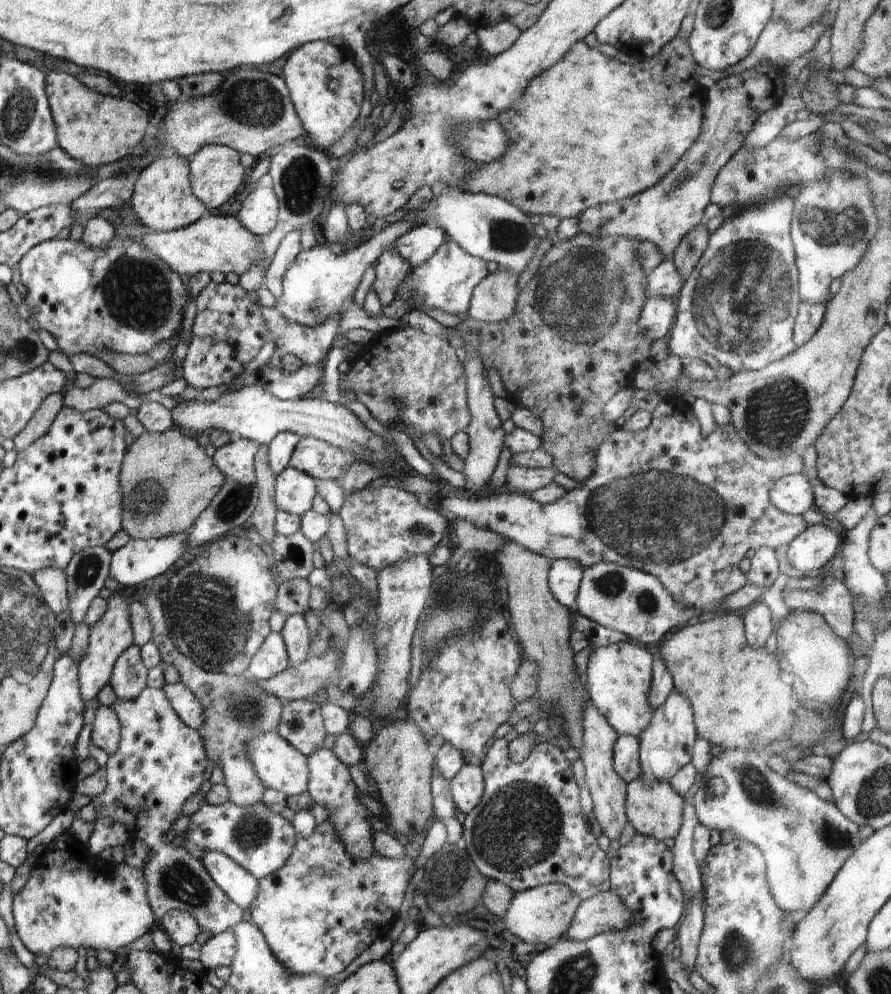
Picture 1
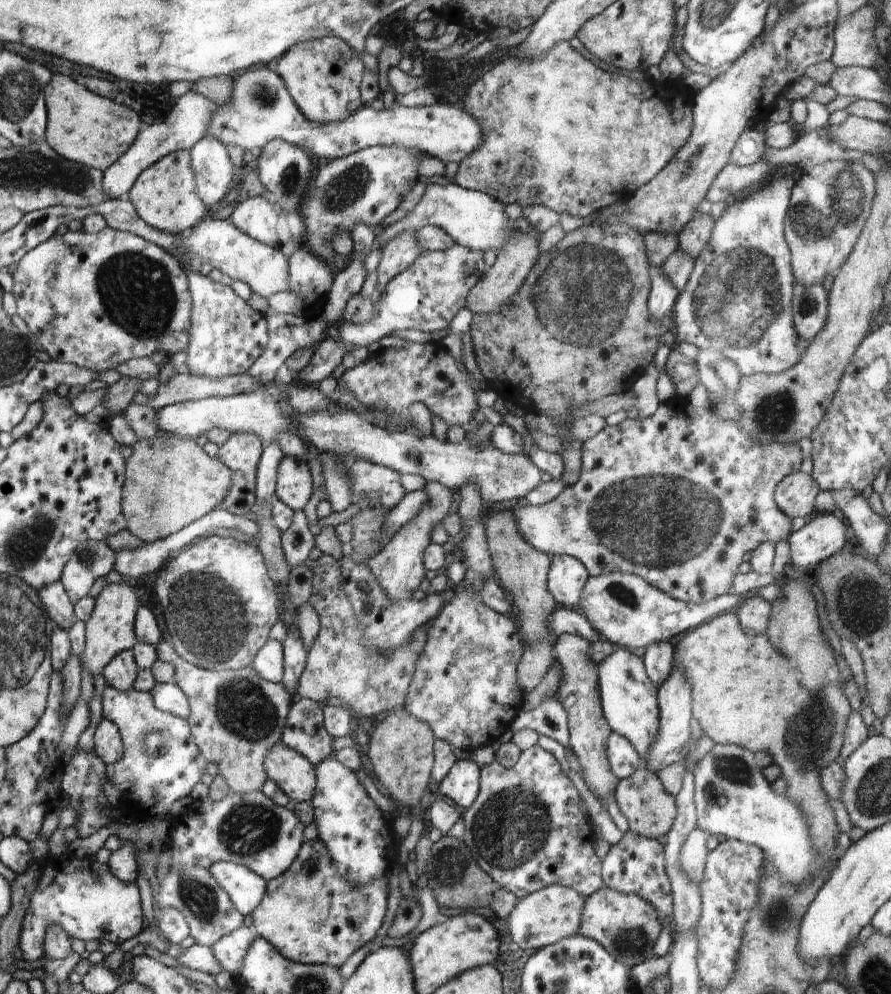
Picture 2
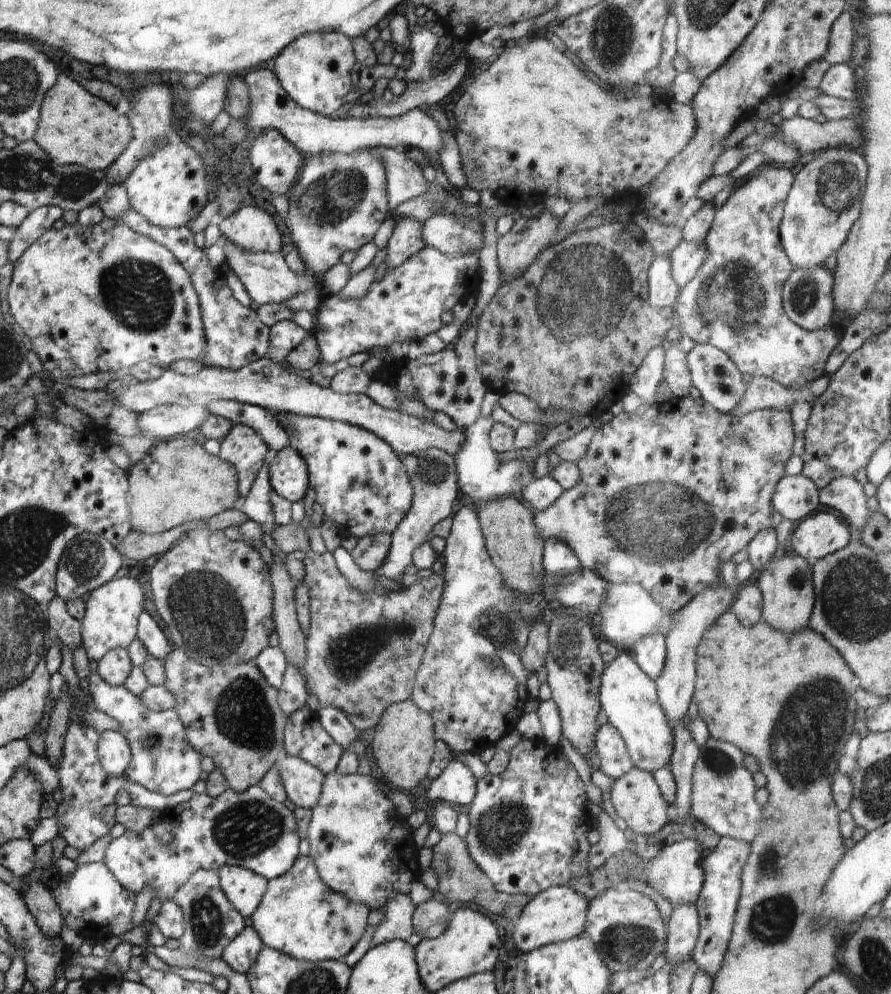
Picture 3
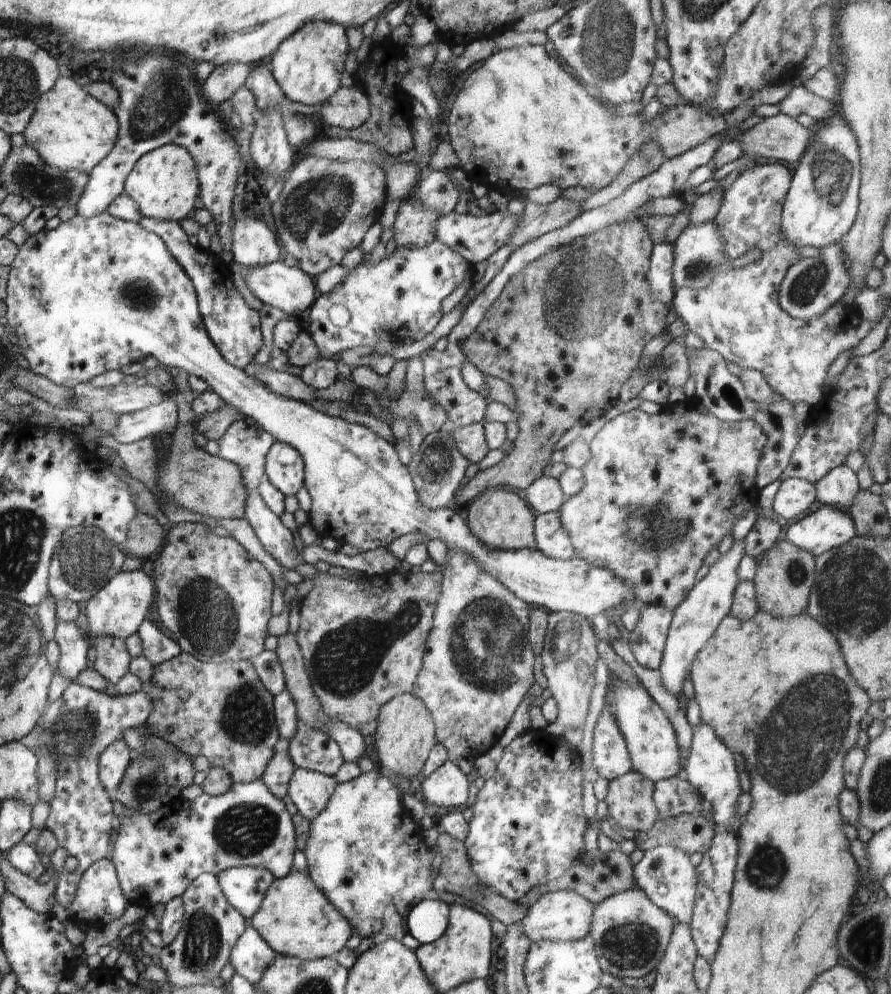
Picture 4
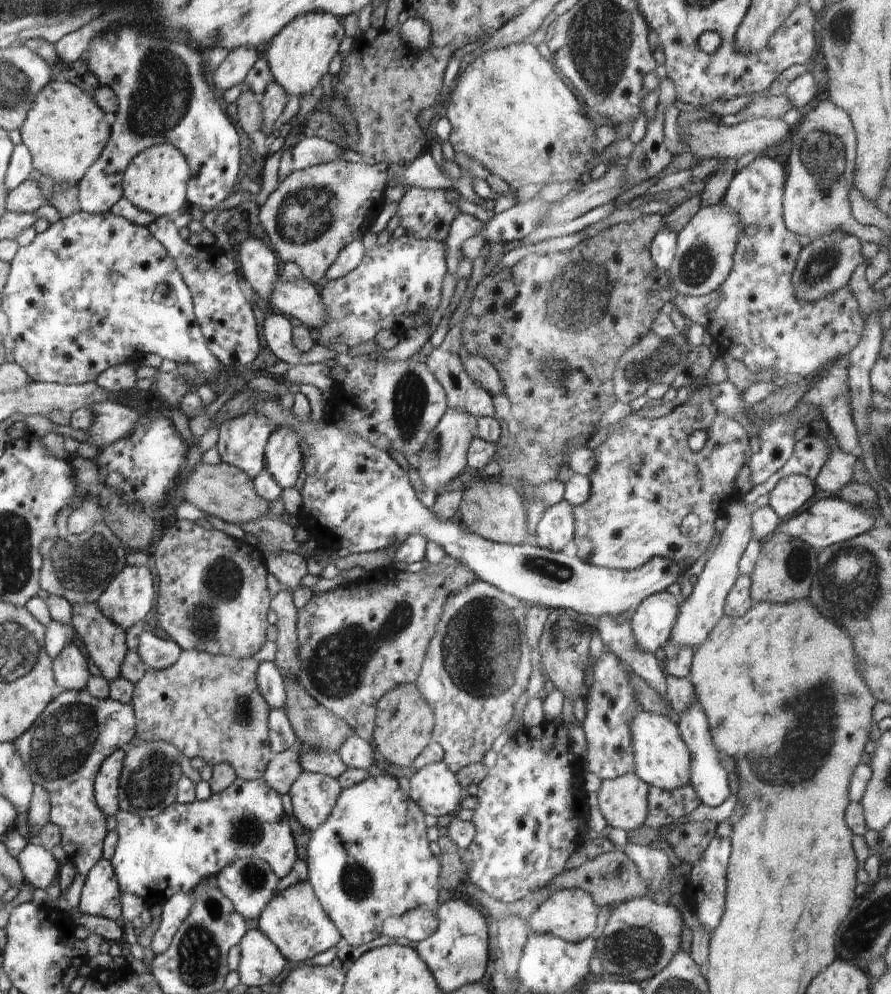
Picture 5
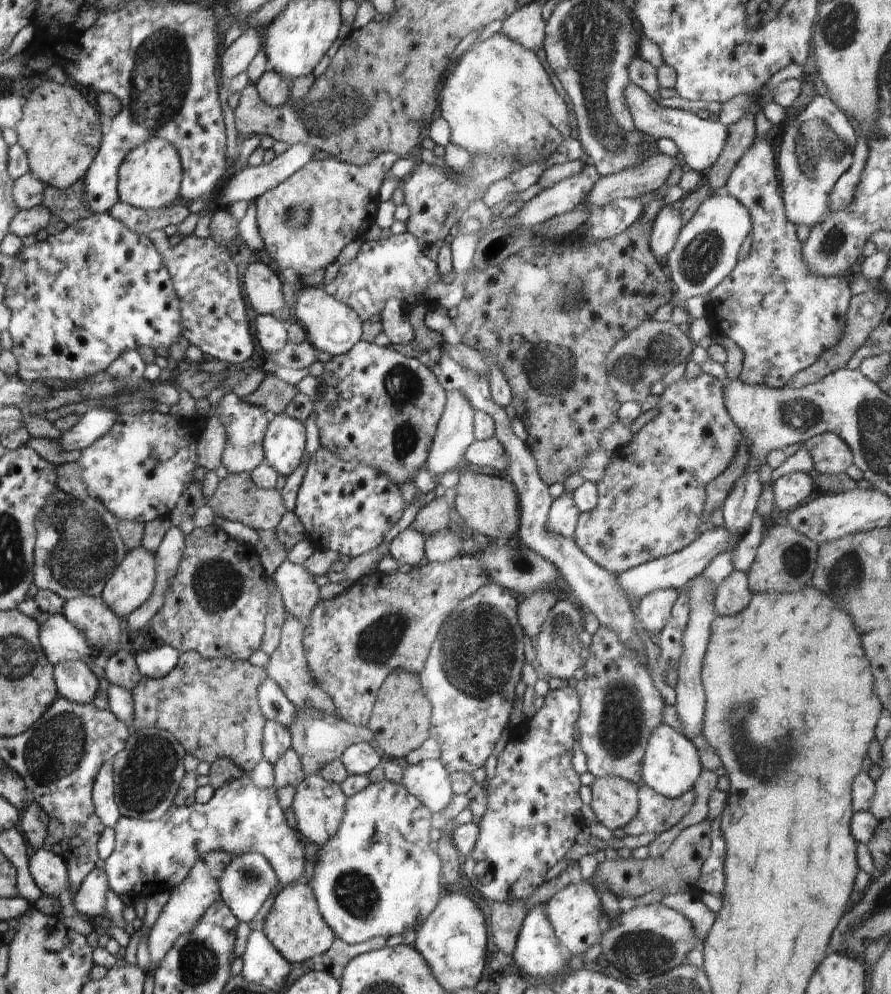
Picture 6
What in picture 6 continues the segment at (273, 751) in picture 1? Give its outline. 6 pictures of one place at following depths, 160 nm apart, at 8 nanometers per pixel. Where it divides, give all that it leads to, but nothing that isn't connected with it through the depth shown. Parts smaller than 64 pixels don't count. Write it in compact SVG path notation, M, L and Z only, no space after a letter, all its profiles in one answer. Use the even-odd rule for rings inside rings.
M308 775L295 786L295 795L291 804L297 820L297 830L312 844L322 848L332 838L341 825L347 796L338 783L324 780L320 775Z

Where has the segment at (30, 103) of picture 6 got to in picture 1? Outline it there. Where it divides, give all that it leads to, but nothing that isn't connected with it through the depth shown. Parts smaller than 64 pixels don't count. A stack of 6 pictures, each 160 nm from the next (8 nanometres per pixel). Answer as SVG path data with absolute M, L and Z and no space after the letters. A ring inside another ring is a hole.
M50 72L46 96L56 127L57 144L86 167L122 162L145 138L148 116L136 104L96 94L64 72Z

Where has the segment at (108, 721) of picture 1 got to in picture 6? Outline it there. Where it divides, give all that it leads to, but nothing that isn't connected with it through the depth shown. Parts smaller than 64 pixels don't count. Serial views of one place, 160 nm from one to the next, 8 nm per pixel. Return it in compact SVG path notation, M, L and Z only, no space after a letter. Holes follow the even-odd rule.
M104 763L93 782L91 794L96 816L102 822L104 828L114 828L121 817L116 806L113 781L113 763Z

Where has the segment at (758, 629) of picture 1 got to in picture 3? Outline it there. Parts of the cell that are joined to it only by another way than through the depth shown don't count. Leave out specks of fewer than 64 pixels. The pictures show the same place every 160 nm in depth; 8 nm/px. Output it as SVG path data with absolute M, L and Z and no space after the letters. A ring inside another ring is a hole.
M746 583L739 587L738 596L730 610L737 616L742 626L754 626L762 620L763 596L758 585Z

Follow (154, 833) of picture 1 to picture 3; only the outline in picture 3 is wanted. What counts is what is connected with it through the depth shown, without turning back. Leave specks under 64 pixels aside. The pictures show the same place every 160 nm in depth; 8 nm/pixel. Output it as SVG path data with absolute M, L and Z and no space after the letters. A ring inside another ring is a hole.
M97 671L91 672L88 680L93 708L118 719L121 724L119 732L126 738L131 748L131 759L125 770L126 779L144 786L149 791L160 792L164 796L191 789L198 782L202 774L200 767L202 756L185 741L184 725L179 721L174 709L151 711L141 698L126 686L112 686ZM198 869L174 893L172 900L182 909L185 926L178 949L191 957L203 957L209 961L222 959L224 948L244 930L244 917L226 898L217 871Z

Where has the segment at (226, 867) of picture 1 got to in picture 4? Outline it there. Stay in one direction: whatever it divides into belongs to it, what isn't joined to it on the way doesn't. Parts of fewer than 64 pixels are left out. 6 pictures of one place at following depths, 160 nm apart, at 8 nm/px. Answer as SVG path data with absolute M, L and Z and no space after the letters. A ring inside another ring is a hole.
M232 867L217 874L226 900L246 919L259 911L262 899L275 879L262 867Z

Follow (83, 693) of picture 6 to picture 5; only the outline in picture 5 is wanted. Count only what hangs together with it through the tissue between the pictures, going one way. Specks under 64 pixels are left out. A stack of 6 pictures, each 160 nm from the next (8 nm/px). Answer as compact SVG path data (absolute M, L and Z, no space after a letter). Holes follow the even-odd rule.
M71 641L54 660L54 674L61 690L86 689L90 679L88 664L74 642Z

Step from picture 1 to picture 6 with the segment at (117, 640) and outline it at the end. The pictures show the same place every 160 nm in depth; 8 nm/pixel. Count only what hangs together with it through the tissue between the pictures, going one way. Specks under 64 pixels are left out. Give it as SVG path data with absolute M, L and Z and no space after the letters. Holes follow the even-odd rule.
M141 546L132 549L106 581L100 595L120 619L140 608L153 594L154 556Z

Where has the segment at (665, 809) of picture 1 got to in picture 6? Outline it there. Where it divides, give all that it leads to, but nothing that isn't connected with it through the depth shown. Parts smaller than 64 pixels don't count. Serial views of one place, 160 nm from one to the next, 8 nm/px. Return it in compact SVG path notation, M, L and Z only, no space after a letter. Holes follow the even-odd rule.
M598 777L591 784L590 806L597 822L610 830L624 828L638 812L640 785L620 777Z

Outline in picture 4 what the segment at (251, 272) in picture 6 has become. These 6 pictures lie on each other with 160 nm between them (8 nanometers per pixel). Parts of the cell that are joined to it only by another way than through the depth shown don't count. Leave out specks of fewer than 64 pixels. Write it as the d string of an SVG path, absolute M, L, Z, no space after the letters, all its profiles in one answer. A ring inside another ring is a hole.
M242 217L231 227L231 253L234 261L250 269L278 261L278 238L263 221L254 217Z

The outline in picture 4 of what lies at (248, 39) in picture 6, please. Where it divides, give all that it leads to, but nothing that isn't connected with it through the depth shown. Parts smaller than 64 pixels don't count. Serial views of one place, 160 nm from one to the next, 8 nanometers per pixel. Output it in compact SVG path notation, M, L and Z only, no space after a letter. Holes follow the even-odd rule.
M231 62L215 66L210 76L200 82L200 92L210 100L221 105L239 89L245 86L250 67L243 62Z

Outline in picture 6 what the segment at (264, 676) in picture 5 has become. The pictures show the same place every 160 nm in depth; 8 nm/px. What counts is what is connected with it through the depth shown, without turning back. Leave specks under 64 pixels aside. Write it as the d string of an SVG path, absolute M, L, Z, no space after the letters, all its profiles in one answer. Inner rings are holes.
M266 677L257 692L258 702L266 720L282 723L289 730L294 722L297 710L286 698L281 686L278 686L270 677Z

